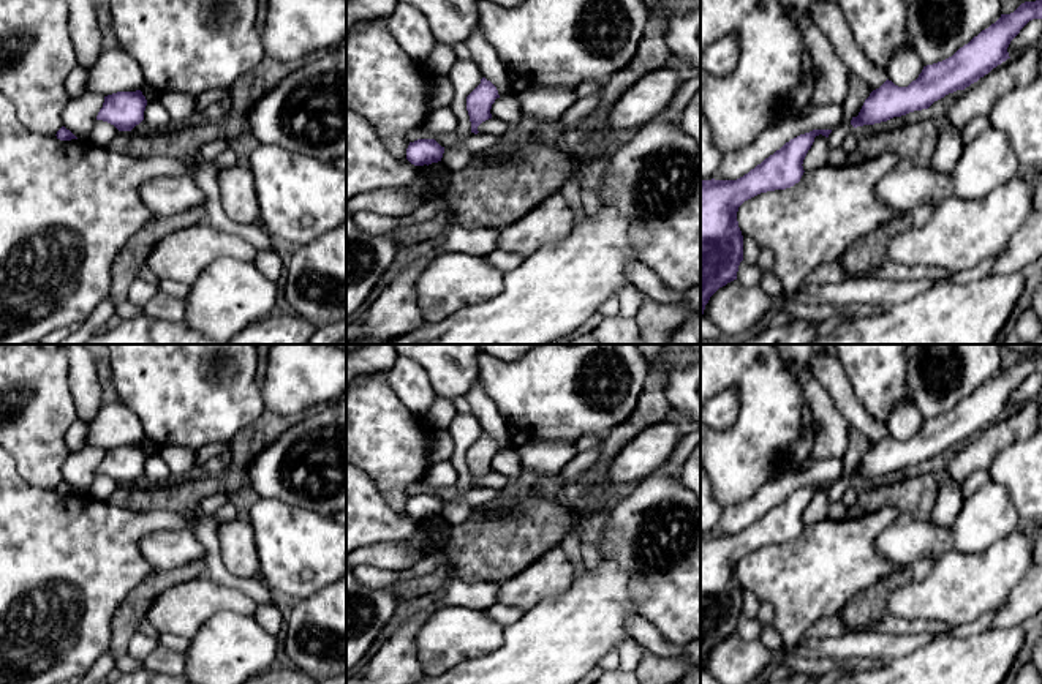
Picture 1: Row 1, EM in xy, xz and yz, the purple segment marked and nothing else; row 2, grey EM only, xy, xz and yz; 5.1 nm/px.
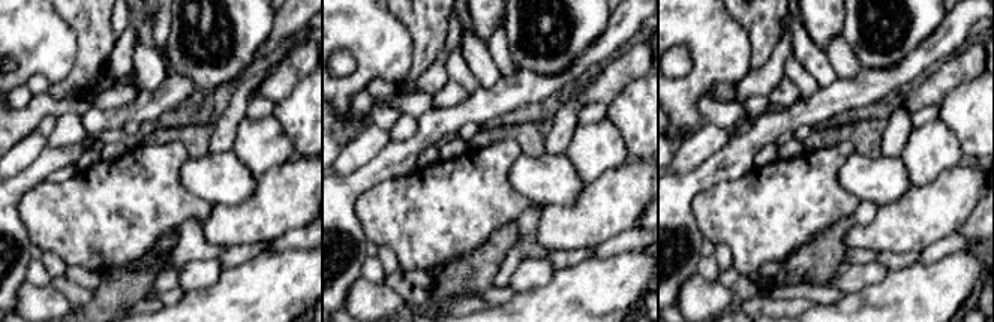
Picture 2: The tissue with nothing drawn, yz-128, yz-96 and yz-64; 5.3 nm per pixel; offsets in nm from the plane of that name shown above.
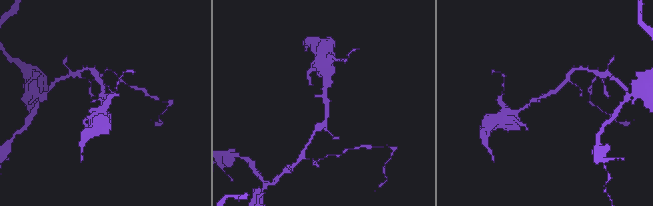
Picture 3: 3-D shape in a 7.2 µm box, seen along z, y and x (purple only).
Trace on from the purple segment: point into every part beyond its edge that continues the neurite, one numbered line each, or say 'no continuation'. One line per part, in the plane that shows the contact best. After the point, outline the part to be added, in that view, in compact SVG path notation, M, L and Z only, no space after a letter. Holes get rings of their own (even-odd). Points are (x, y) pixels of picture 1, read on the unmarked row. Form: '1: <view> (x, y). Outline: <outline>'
no continuation

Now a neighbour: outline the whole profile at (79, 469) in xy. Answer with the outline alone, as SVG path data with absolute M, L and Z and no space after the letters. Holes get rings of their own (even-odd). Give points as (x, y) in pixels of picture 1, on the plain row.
M84 447L71 452L63 463L62 477L77 493L87 493L103 461L104 452L98 447Z

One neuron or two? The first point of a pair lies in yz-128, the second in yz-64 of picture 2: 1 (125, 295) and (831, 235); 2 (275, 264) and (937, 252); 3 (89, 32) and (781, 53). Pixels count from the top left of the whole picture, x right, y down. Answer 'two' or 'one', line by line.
1: one
2: two
3: two

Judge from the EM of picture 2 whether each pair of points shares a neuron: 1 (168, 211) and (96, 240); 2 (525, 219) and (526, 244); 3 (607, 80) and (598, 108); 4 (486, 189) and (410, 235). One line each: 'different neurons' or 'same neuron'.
1: same neuron
2: same neuron
3: different neurons
4: same neuron

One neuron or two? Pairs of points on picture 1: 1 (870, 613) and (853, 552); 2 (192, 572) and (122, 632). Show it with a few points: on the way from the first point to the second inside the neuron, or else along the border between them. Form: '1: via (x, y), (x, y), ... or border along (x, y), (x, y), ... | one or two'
1: border along (897, 572), (859, 591), (840, 613) | two
2: via (171, 578), (160, 580), (132, 612) | one

